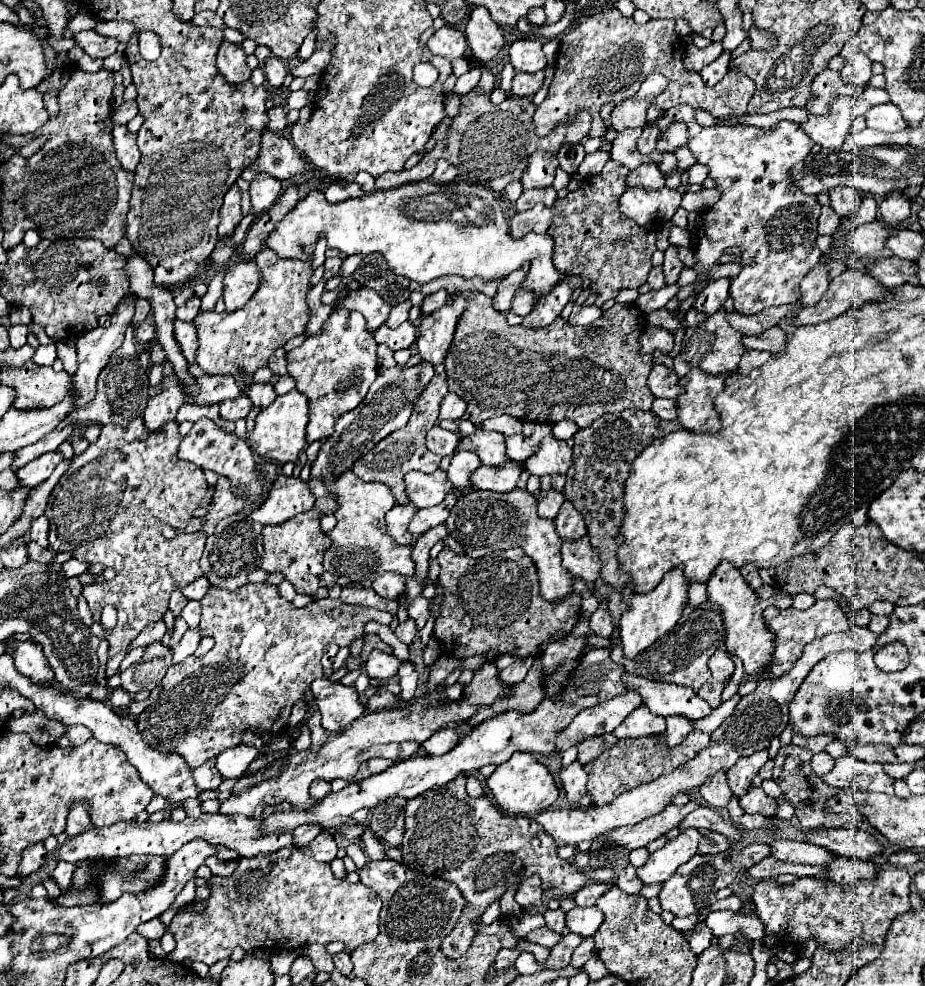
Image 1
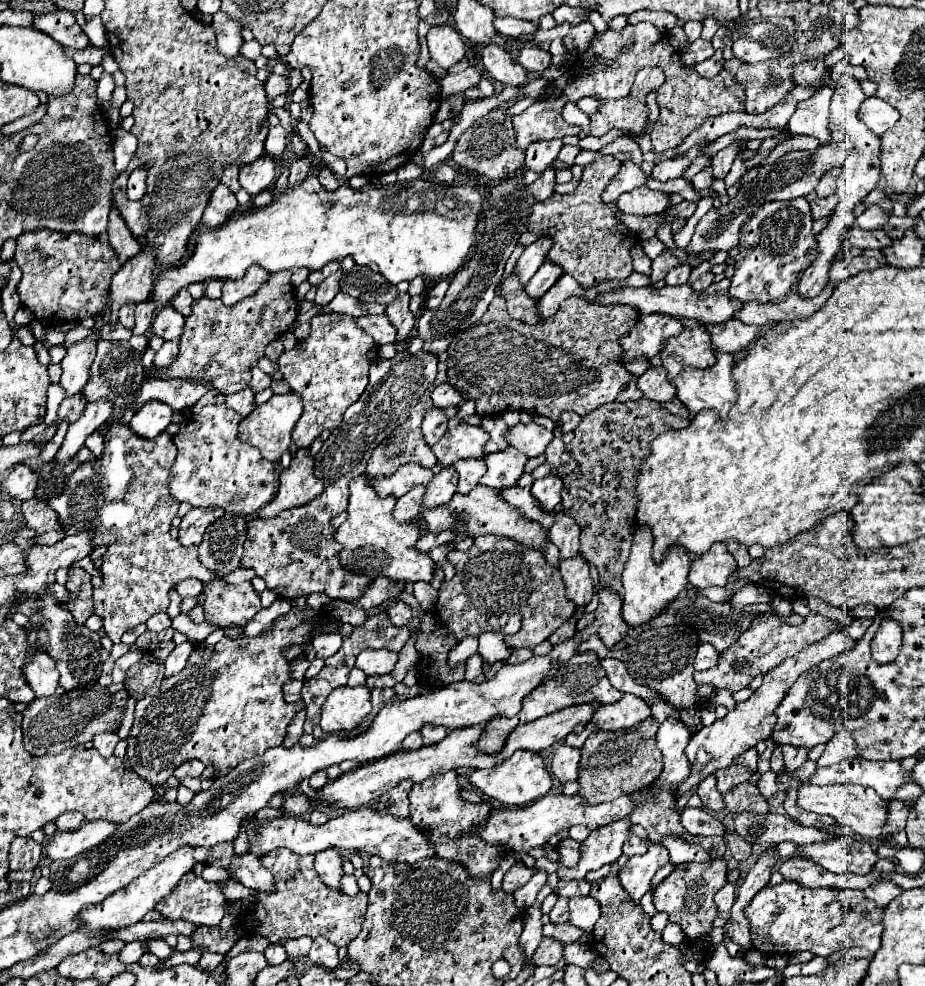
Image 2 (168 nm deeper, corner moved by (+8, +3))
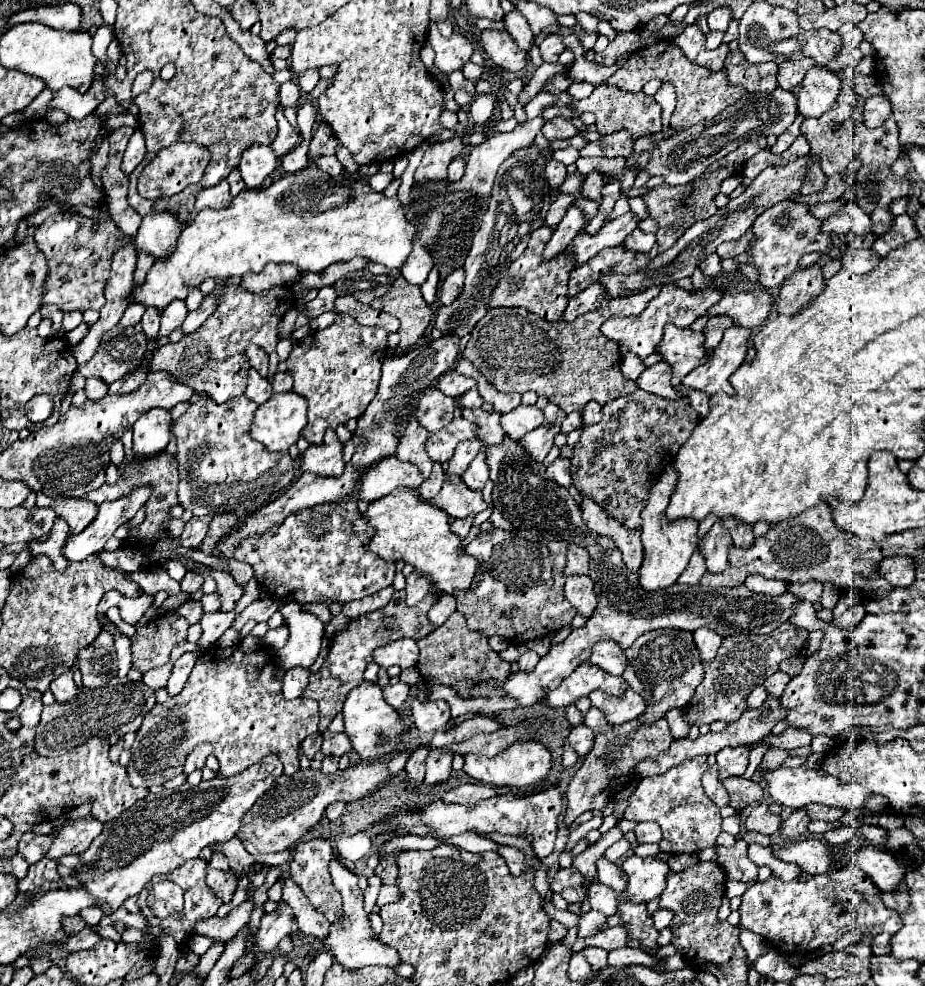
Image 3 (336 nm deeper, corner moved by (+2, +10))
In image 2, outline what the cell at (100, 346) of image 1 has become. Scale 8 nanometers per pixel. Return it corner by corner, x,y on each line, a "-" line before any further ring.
143,246
141,252
127,260
121,270
111,280
111,322
117,320
119,308
127,302
145,302
153,288
153,268
155,262
155,250
151,246

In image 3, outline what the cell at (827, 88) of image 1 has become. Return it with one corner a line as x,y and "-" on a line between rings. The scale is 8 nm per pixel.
809,57
799,59
799,61
785,61
779,65
779,79
777,81
783,89
793,89
805,79
805,73
811,67
815,67
815,61

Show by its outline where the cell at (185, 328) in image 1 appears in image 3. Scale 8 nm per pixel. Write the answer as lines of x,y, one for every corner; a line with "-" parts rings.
173,301
167,305
167,309
163,309
163,315
161,315
161,335
169,335
171,331
179,329
183,325
187,317
187,307
183,301

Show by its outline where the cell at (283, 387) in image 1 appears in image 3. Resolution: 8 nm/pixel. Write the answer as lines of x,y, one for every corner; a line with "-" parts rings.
275,373
275,377
273,377
273,391
275,393
291,391
291,387
293,387
293,379
287,373

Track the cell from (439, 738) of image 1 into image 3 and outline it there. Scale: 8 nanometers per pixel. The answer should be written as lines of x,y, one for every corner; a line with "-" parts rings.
413,701
411,709
413,709
415,727
423,733
443,731
451,719
449,705
445,701
429,701
429,703

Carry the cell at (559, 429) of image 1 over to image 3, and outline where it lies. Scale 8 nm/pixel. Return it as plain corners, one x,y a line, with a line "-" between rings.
589,401
583,411
581,411
581,417
583,417
583,425
593,425
597,421
601,421
601,405
597,401

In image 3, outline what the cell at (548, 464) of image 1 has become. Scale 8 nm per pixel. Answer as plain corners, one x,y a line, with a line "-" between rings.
519,405
513,411
501,415
501,427
509,439
521,439
521,435
537,429
543,423
543,411
527,405

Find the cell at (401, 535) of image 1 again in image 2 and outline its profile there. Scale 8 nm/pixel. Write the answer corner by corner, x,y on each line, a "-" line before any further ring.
415,486
415,490
407,492
407,496
399,498
393,510
395,520
399,522
411,522
421,514
421,500
425,494
425,486

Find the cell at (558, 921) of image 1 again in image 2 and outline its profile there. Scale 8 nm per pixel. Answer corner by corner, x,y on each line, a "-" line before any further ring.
559,898
557,900
557,904
553,906
553,910
551,910
551,922
567,922
569,920
569,906
567,906
567,898

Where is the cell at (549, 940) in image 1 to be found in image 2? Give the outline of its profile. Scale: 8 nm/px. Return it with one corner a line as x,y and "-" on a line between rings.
569,922
565,924
547,924
543,926
543,936
553,936
555,940
561,940
565,944
573,944
581,938
583,930
579,930
577,926
571,926

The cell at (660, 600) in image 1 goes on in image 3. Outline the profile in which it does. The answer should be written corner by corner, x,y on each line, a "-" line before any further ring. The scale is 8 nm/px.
667,467
661,475
659,483
653,485
653,491
649,491
647,507
641,511
641,543
643,543
643,563
639,567
639,585
647,591
667,589
677,583
681,573
685,571
691,553
697,547
697,525
693,519
679,519
677,523
665,523
665,507
669,505
669,495
673,493
673,487
677,483
677,473

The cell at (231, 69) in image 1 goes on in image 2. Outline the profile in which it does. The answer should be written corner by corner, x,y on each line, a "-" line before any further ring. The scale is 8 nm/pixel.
217,12
213,16
211,26
217,34
217,50
229,58
237,56
241,50
241,44
243,44
243,36
241,36
243,26
239,22
235,22
233,18
229,18
225,12

